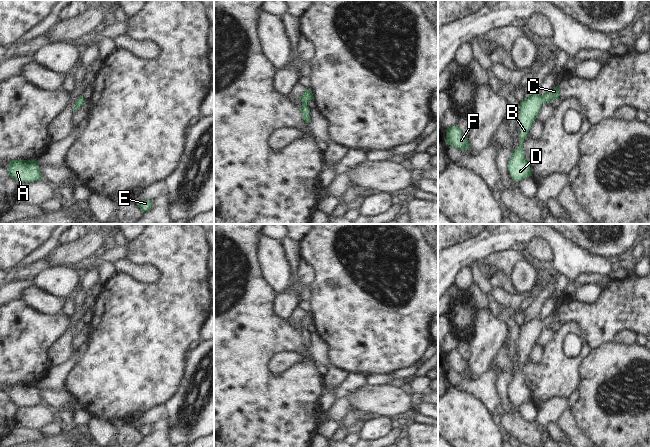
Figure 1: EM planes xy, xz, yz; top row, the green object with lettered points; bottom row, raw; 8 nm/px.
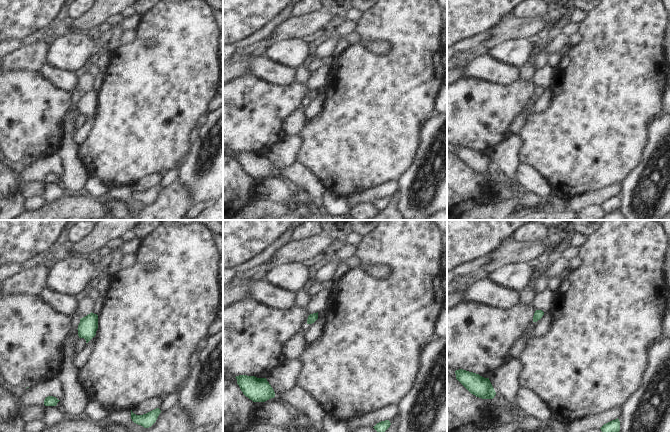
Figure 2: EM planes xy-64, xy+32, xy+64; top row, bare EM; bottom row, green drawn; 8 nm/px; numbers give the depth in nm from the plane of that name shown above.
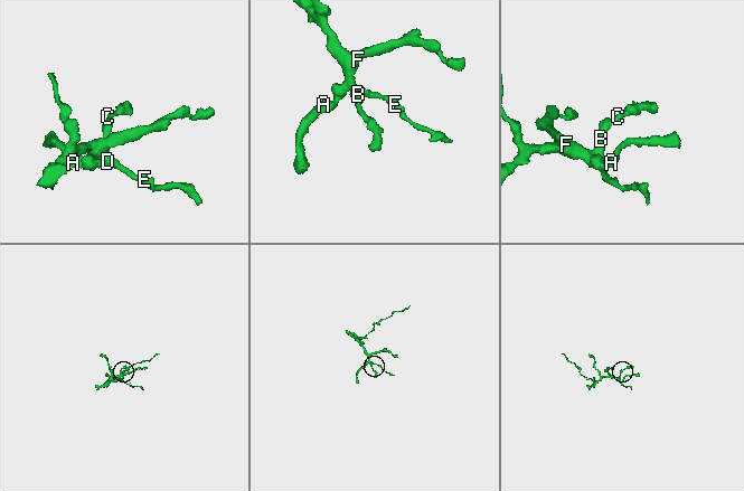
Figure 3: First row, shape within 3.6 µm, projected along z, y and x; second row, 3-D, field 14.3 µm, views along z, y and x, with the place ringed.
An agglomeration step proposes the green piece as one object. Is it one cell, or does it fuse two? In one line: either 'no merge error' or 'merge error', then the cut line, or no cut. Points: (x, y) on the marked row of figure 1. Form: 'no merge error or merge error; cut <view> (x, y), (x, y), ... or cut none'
no merge error; cut none

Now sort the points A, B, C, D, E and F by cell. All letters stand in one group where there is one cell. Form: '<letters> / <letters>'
A B C D E F

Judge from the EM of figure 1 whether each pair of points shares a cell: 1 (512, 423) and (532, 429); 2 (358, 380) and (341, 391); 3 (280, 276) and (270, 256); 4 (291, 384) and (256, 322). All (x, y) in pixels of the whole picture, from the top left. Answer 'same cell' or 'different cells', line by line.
1: same cell
2: same cell
3: same cell
4: same cell

